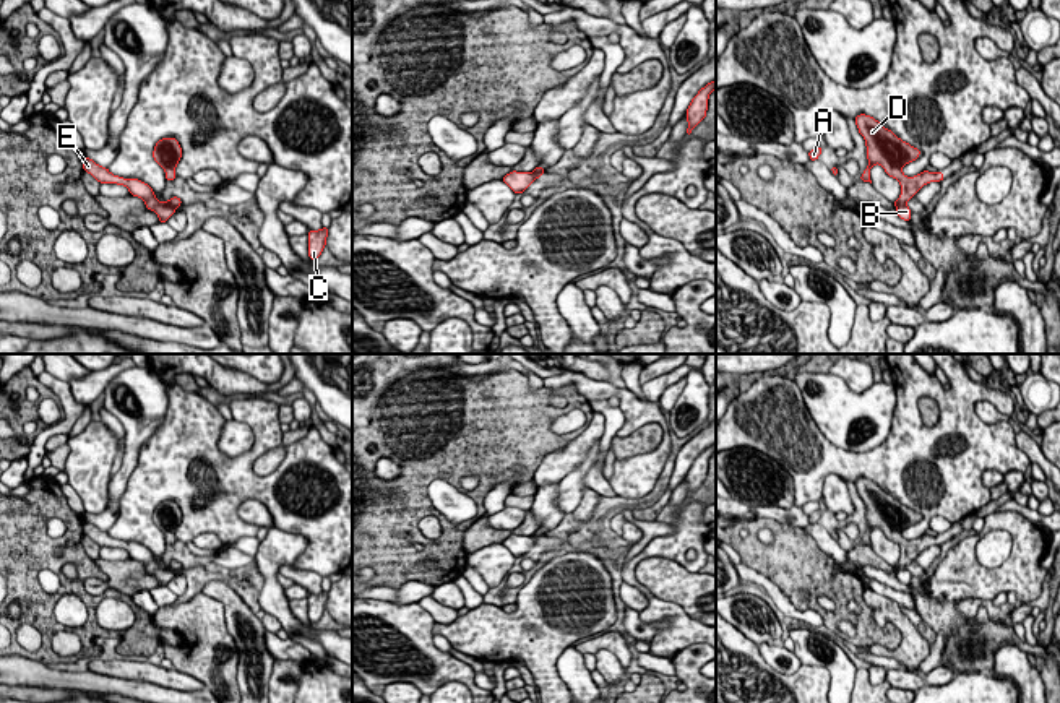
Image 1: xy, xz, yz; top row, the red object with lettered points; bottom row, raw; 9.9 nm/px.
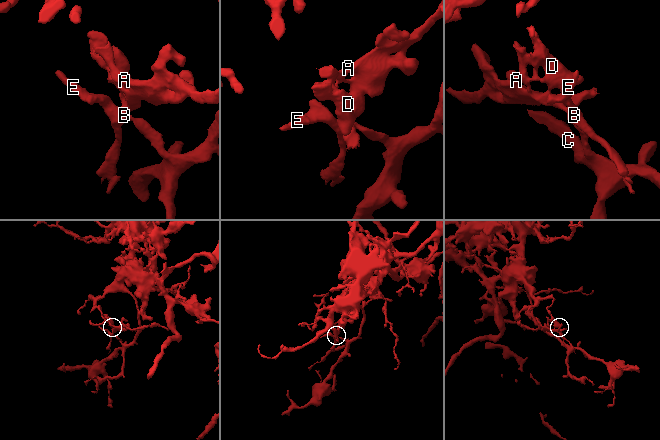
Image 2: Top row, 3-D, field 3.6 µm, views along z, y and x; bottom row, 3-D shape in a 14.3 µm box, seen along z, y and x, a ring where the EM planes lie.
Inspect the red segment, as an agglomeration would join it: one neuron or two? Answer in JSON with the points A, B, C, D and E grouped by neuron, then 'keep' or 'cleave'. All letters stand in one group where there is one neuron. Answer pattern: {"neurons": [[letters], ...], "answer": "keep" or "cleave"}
{"neurons": [["A", "D"], ["B", "C", "E"]], "answer": "cleave"}

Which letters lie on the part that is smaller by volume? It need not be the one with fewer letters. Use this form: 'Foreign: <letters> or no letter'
Foreign: A, D

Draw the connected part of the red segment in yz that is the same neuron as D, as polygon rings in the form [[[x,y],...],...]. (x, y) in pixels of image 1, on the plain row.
[[[859,477],[854,482],[859,497],[865,503],[868,529],[860,539],[862,546],[870,546],[870,533],[880,528],[885,536],[896,542],[901,549],[901,559],[894,570],[906,568],[916,557],[930,546],[942,546],[943,536],[924,534],[914,541],[906,541],[903,531],[920,520],[920,513],[898,502],[891,494],[885,492],[878,484],[870,479]]]

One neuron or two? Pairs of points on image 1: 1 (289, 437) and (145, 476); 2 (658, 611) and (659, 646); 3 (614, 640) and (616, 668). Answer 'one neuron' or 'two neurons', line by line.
1: two neurons
2: one neuron
3: two neurons

